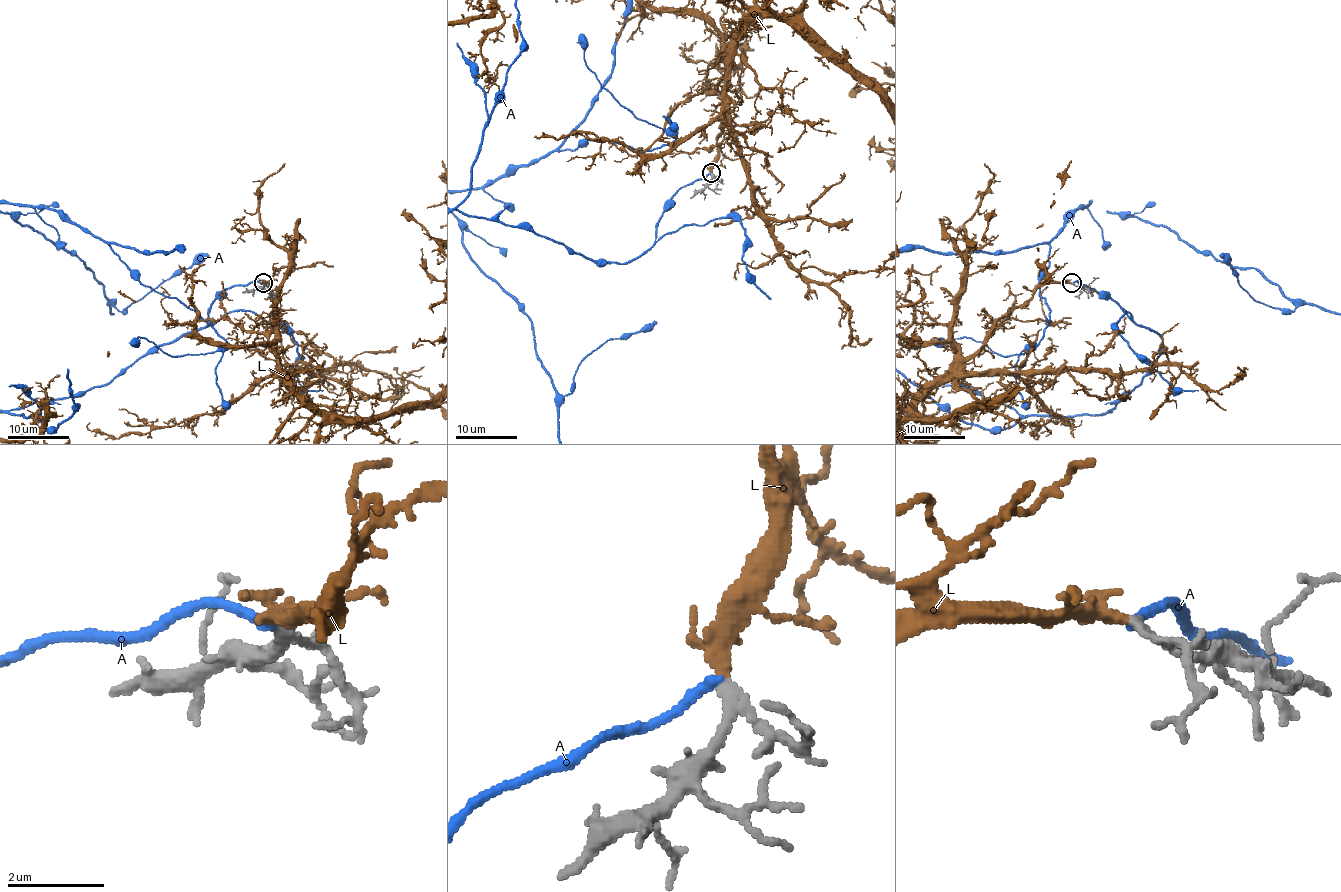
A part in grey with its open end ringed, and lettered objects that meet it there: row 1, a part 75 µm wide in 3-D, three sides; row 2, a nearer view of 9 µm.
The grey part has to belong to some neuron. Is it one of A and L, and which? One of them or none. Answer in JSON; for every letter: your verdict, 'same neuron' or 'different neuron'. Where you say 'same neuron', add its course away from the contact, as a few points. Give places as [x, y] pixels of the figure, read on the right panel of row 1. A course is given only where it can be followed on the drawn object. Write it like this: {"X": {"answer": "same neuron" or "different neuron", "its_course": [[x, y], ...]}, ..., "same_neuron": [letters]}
{"A": {"answer": "different neuron"}, "L": {"answer": "same neuron"}, "same_neuron": ["L"]}

